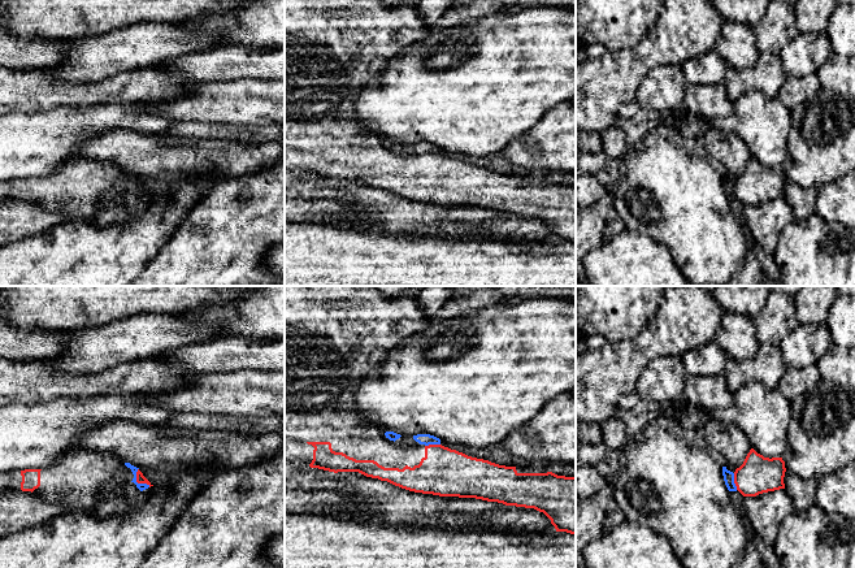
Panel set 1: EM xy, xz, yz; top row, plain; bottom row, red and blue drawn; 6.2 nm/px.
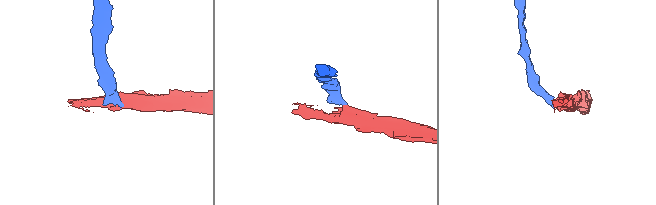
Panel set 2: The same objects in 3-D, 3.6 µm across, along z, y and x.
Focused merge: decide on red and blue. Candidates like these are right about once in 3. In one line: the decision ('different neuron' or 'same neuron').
different neuron

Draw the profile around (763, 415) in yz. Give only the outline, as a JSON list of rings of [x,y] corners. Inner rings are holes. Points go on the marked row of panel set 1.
[[[747,382],[734,394],[734,402],[726,408],[707,409],[698,408],[711,419],[719,419],[735,424],[741,432],[750,439],[751,448],[764,458],[781,458],[789,448],[789,429],[791,421],[791,403],[778,389],[768,389],[760,382]]]

